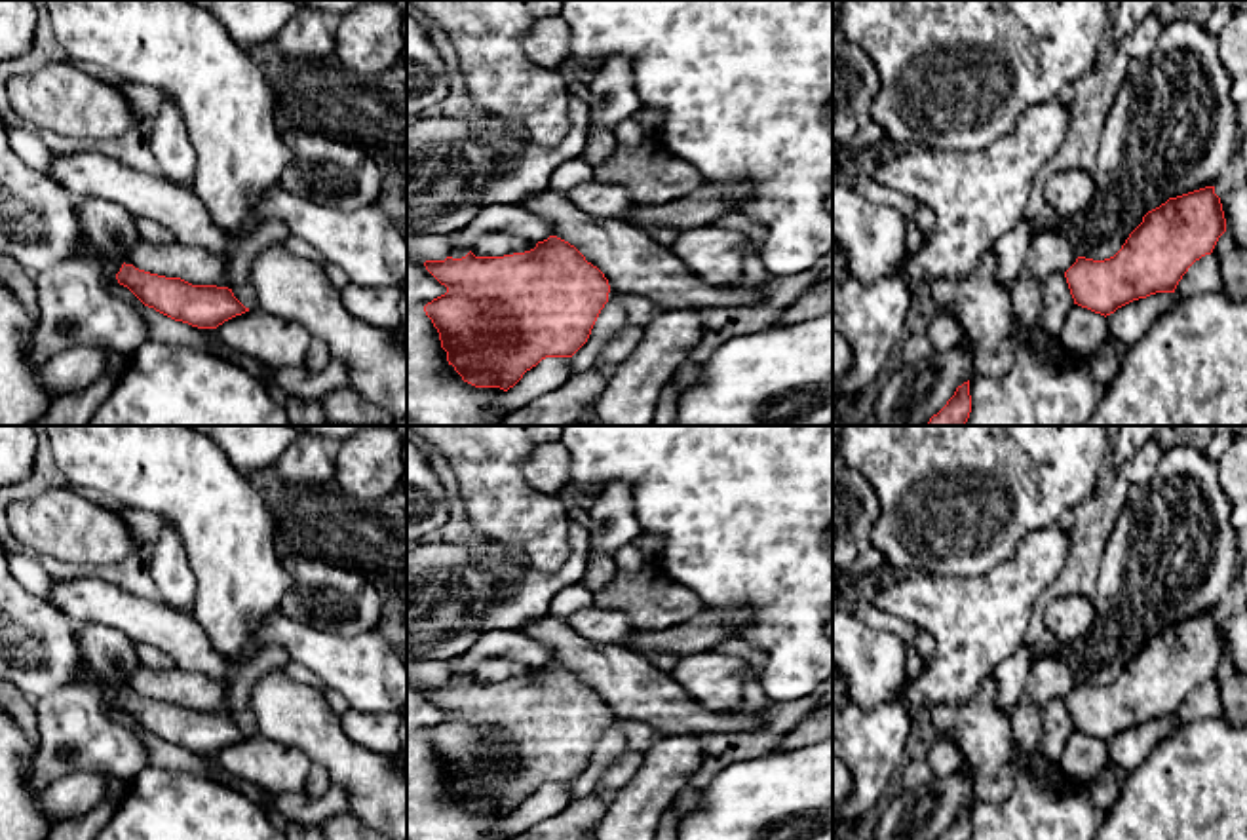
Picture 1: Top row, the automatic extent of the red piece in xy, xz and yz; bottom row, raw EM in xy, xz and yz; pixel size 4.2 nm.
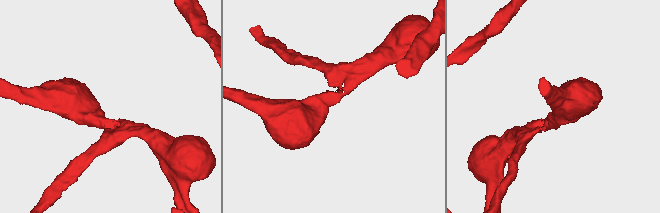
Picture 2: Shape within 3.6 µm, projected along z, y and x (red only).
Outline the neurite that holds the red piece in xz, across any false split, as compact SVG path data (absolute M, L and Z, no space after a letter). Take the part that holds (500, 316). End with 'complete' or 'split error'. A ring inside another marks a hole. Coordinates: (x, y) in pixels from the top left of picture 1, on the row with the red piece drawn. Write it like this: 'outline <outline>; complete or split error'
outline M549 236L534 249L504 257L426 260L447 293L424 306L439 333L449 365L475 388L508 391L546 357L572 357L589 338L608 302L604 274L568 241Z; complete

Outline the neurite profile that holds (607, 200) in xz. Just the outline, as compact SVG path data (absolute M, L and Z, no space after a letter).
M595 179L566 190L563 196L584 213L601 219L620 219L633 205L625 186Z

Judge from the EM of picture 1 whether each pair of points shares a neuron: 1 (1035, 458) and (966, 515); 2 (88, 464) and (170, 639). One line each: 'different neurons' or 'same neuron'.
1: same neuron
2: different neurons

